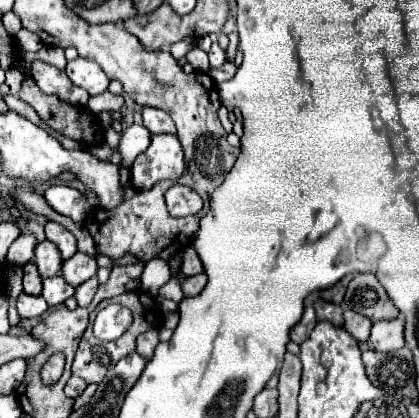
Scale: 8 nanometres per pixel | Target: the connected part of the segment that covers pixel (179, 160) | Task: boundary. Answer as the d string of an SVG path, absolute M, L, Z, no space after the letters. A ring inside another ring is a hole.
M173 134L151 136L151 146L131 164L133 184L139 190L149 190L159 180L177 180L183 170L183 148Z

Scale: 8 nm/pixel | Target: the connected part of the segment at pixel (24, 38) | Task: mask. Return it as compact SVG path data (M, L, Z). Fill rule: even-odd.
M21 28L19 32L17 32L17 44L19 44L19 48L21 50L27 50L27 52L37 52L39 48L43 48L43 44L41 44L41 40L39 40L39 36L35 34L35 32L31 32L31 30L27 30L27 28Z

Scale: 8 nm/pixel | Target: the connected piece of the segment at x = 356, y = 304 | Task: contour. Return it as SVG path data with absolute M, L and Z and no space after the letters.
M355 274L347 286L345 302L347 308L367 316L371 322L393 320L399 316L399 310L387 296L385 288L373 274Z

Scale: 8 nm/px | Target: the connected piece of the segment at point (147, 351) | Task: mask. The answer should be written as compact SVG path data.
M151 328L149 332L143 332L139 338L137 338L137 354L143 356L145 360L149 360L155 352L159 344L159 336L157 336L157 328Z

